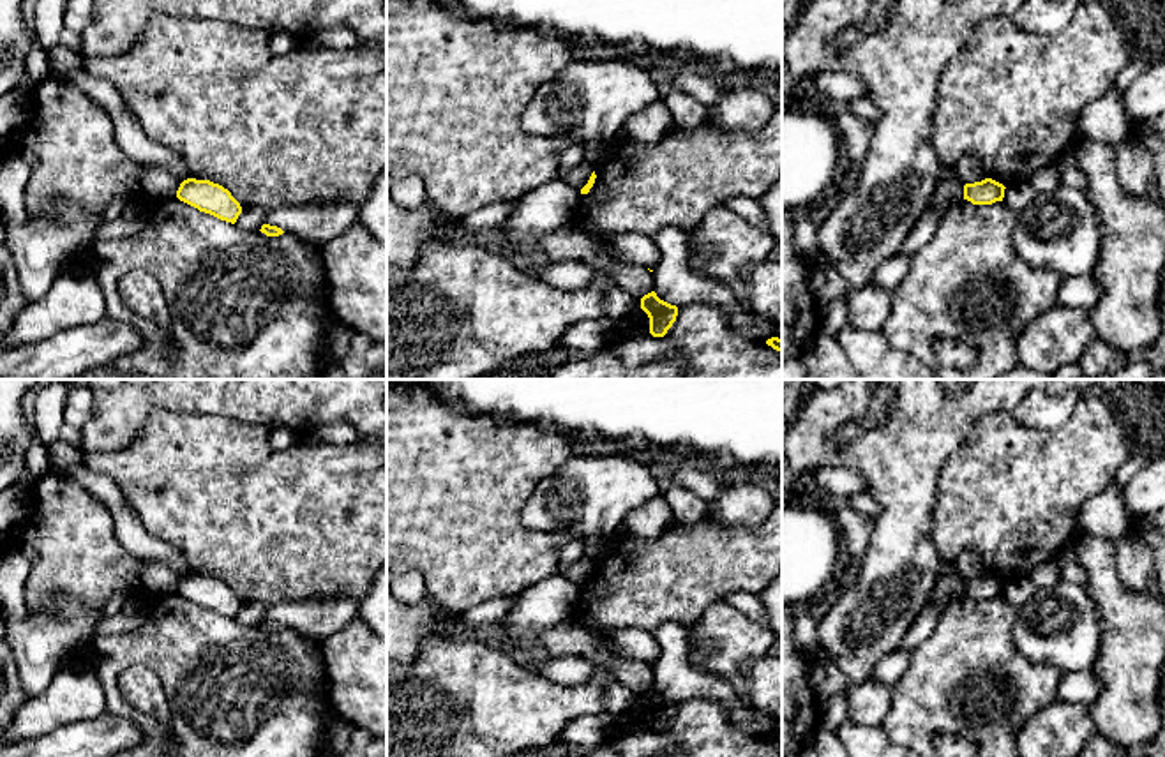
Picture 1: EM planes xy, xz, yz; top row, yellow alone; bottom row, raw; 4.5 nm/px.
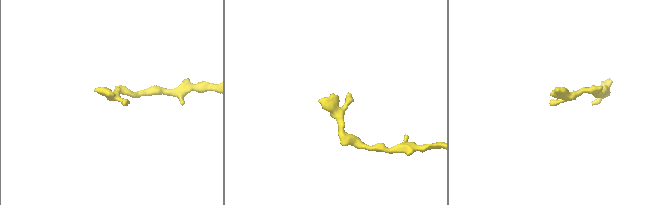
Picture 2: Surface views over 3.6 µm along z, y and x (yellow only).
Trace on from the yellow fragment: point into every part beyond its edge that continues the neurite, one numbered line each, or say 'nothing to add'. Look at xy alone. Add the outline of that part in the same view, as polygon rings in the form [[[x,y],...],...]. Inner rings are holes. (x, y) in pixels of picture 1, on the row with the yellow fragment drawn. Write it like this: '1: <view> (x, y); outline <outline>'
nothing to add

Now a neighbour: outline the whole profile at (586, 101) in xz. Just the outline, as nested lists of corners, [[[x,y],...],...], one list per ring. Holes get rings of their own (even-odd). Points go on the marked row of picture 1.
[[[572,60],[535,92],[519,124],[531,136],[568,138],[572,143],[613,141],[632,115],[655,101],[660,101],[658,88],[646,69],[623,60]]]

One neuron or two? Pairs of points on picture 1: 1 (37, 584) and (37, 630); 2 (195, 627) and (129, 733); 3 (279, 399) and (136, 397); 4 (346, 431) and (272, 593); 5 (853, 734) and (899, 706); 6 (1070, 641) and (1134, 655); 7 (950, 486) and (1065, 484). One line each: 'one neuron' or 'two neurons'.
1: two neurons
2: two neurons
3: one neuron
4: two neurons
5: two neurons
6: two neurons
7: one neuron

